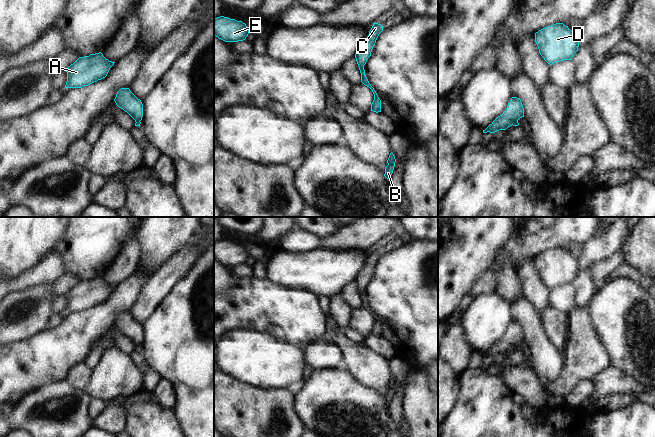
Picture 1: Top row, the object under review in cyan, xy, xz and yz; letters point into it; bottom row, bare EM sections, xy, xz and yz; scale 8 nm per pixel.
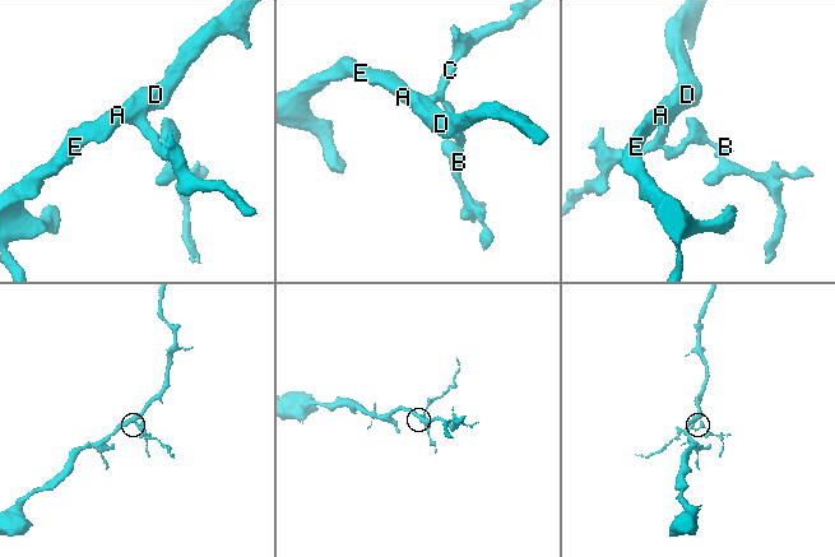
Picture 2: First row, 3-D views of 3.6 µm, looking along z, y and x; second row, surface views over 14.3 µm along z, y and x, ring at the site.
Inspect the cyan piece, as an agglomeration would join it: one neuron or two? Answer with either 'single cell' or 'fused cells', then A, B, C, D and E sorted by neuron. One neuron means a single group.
fused cells; A C D E / B

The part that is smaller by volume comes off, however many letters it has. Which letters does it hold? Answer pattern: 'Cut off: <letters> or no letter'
Cut off: B

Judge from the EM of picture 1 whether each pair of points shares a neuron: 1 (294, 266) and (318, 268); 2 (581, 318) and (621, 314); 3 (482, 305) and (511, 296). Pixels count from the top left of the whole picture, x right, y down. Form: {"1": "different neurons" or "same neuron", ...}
{"1": "same neuron", "2": "different neurons", "3": "different neurons"}

